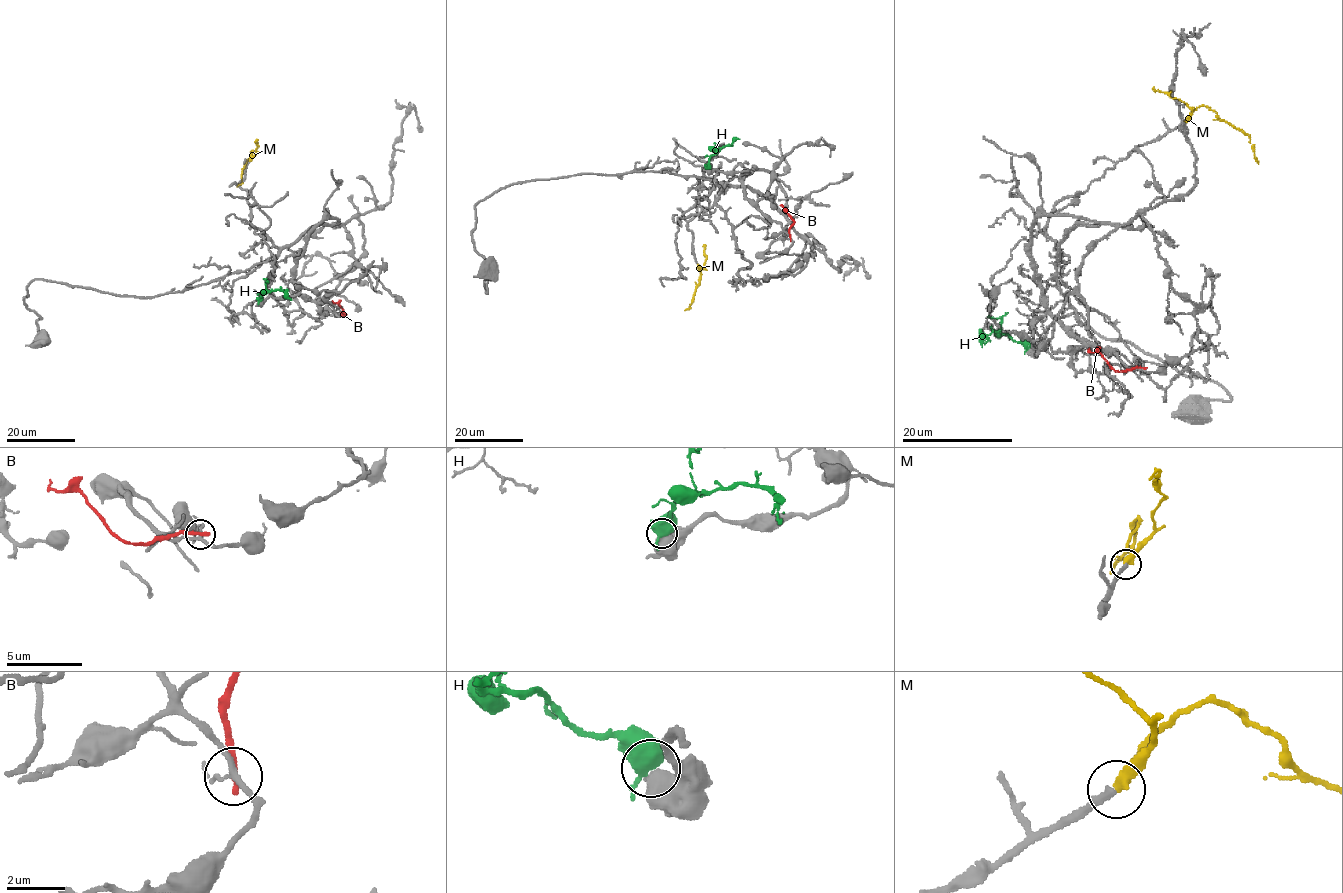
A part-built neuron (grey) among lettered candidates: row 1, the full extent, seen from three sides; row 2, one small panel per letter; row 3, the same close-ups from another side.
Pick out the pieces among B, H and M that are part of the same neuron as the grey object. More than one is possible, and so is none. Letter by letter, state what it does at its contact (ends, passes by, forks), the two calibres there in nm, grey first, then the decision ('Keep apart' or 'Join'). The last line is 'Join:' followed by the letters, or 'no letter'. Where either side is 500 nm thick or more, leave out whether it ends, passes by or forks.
B: It ends there. Thickness 170 nm (grey) against 260 nm. Keep apart
H: Thickness 700 nm (grey) against 500 nm. Keep apart
M: It passes by. Thickness 240 nm (grey) against 280 nm. Join
Join: M

